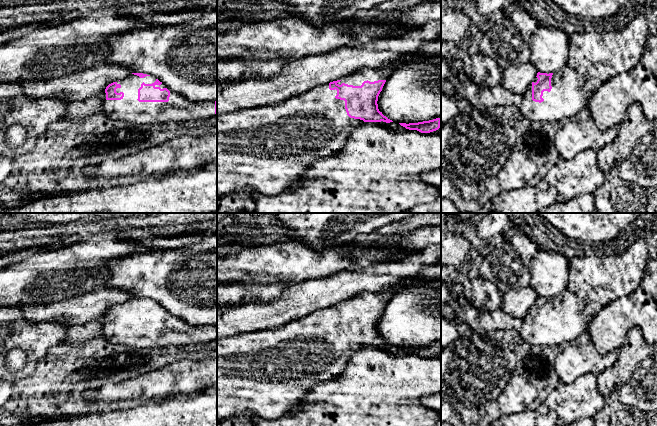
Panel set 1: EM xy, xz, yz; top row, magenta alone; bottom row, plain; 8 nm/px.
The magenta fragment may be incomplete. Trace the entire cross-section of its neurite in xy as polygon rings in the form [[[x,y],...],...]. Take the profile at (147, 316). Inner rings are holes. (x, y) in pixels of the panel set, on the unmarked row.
[[[143,297],[109,308],[101,321],[104,339],[135,348],[194,345],[217,339],[217,325],[193,326]]]

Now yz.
[[[641,234],[622,253],[570,258],[567,287],[554,297],[537,297],[522,319],[518,331],[520,336],[536,346],[553,347],[573,343],[588,331],[589,322],[604,307],[620,297],[630,295],[640,286],[649,259],[647,241]]]

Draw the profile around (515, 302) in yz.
[[[530,287],[510,289],[501,295],[500,309],[513,318],[523,319],[537,300],[536,292]]]

